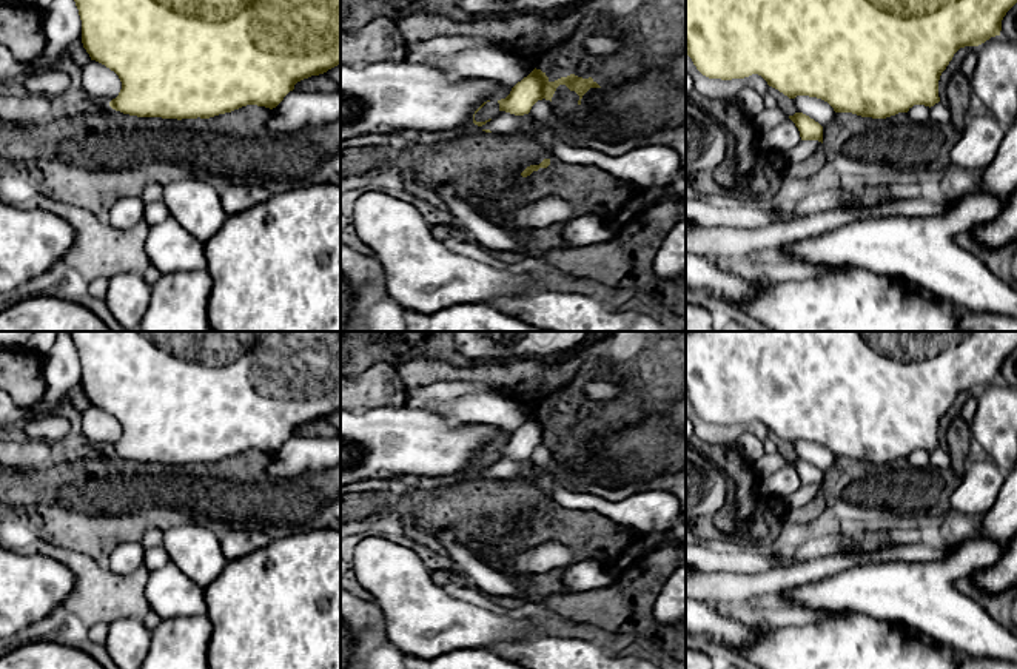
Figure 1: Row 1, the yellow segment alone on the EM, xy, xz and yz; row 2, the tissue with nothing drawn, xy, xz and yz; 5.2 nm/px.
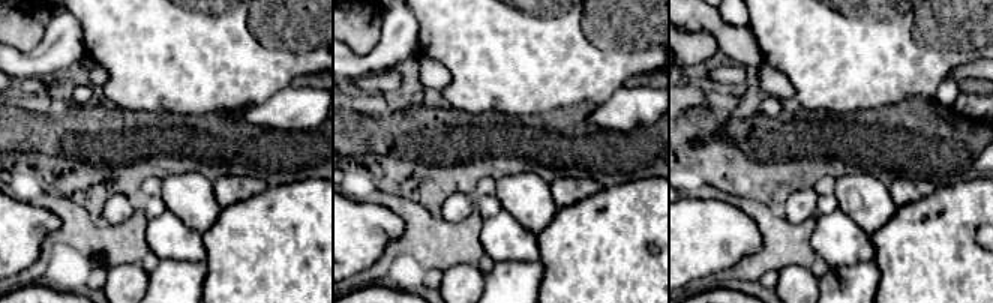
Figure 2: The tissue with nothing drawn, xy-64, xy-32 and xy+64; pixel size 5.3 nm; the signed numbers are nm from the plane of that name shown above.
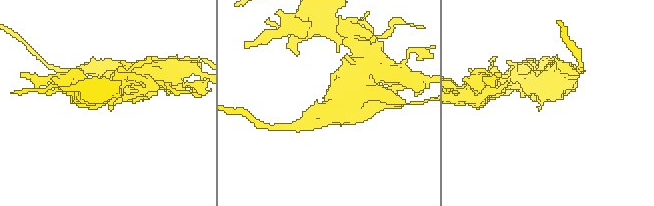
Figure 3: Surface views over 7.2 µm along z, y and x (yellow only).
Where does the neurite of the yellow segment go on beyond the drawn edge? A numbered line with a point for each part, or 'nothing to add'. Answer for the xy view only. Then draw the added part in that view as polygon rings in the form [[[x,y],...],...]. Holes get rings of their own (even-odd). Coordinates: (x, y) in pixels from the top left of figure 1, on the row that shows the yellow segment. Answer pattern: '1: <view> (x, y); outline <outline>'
nothing to add

